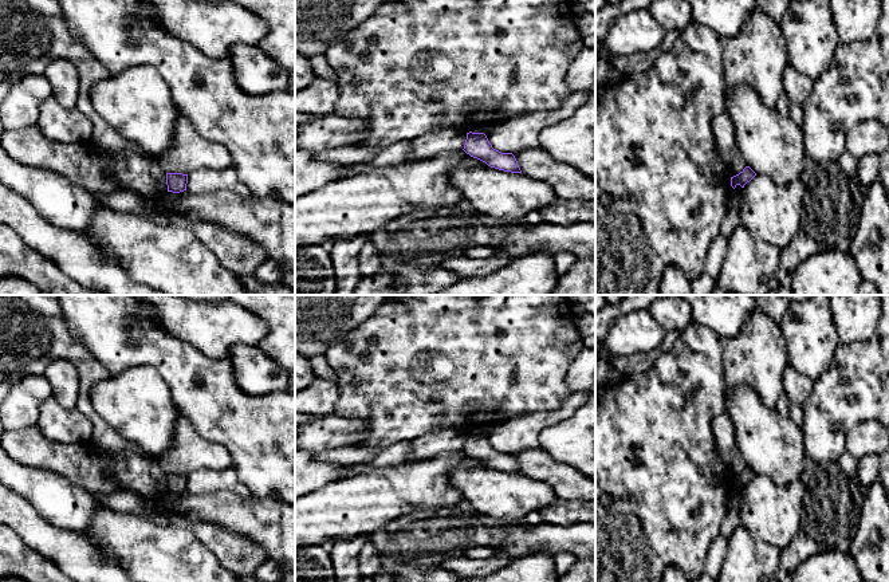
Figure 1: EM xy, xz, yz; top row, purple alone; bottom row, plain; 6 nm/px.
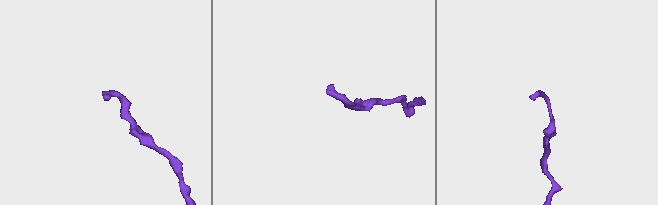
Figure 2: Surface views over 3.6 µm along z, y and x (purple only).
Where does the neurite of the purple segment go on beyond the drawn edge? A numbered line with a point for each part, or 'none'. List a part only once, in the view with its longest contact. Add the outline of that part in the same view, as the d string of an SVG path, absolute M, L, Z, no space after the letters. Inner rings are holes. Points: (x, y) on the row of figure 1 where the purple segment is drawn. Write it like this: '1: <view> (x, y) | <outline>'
none

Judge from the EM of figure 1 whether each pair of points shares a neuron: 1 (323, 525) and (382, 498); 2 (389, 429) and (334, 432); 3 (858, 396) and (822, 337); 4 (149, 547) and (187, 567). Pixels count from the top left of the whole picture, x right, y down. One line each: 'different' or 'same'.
1: same
2: different
3: different
4: same

